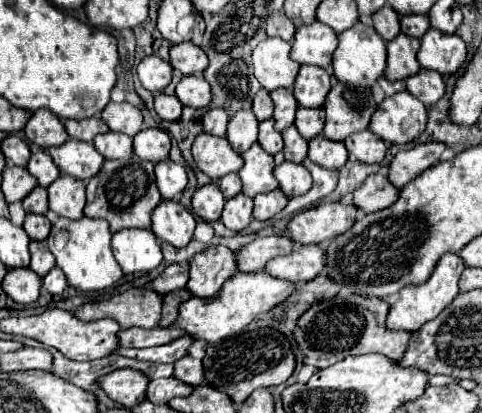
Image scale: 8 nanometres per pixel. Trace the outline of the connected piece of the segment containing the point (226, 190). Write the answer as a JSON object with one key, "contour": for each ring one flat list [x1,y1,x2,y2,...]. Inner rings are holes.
{"contour":[[227,174,219,180,219,188,221,188,225,198,233,198,235,194,241,192,241,180,237,174]]}

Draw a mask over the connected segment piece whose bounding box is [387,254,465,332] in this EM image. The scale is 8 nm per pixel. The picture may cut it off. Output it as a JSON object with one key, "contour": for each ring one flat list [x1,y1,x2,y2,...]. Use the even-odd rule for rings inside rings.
{"contour":[[445,254,445,256,439,260,433,276,431,276,425,284,421,284,421,286,405,286,405,288,399,292,399,300,391,306,389,316,387,316,387,328,391,328,391,330,415,332,415,330,419,330,425,322,437,318,437,316,453,302,453,298,459,294,457,282,459,282,459,276,461,276,463,268,465,268,465,264,461,262,461,258,459,258,457,254]]}

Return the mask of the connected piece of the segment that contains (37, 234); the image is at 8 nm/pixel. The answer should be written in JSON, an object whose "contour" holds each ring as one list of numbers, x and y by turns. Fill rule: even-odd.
{"contour":[[27,214,23,228,31,240,47,240,47,236,51,232,51,222,47,220,47,216]]}

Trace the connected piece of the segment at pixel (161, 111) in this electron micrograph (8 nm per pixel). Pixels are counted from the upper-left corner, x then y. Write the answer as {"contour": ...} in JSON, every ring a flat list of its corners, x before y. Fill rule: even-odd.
{"contour":[[157,94,155,96,155,112,161,116,161,120,177,120,181,116,183,104,175,96]]}

